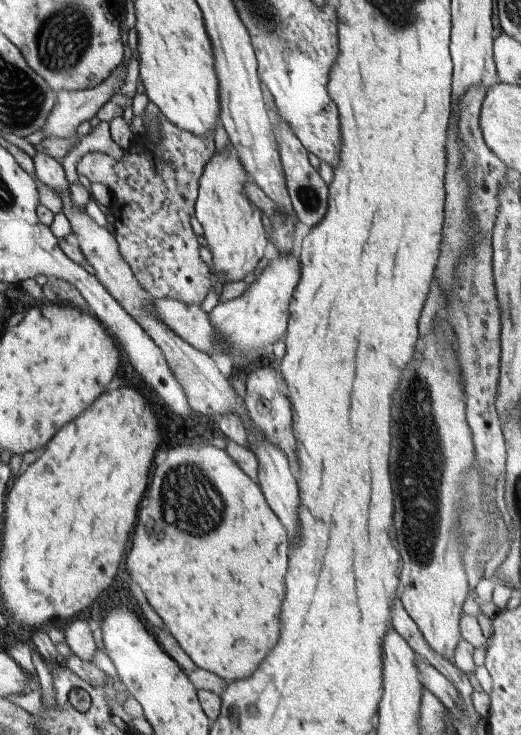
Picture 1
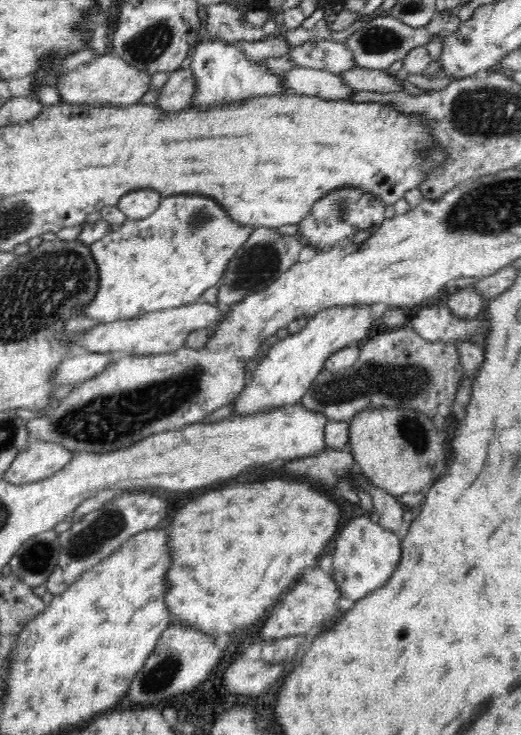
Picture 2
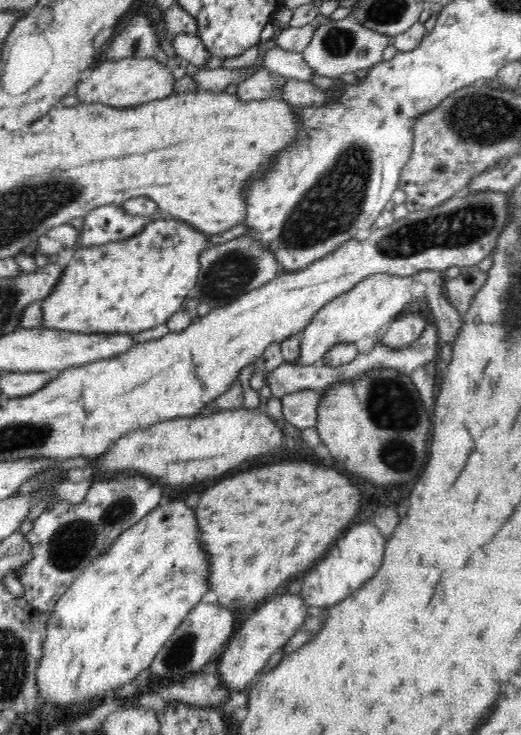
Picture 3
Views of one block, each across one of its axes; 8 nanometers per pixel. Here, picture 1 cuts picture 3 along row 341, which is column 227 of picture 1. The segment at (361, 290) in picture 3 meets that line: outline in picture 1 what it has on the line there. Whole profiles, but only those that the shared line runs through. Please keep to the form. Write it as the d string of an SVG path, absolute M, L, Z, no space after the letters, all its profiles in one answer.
M280 252L279 256L270 260L270 264L258 274L258 278L252 284L248 284L248 290L242 292L240 298L219 303L209 312L210 322L218 330L222 338L222 356L226 356L232 362L233 372L246 368L248 364L262 360L267 353L272 352L273 344L283 340L287 334L287 322L290 316L289 306L293 292L300 282L301 264L290 252Z

